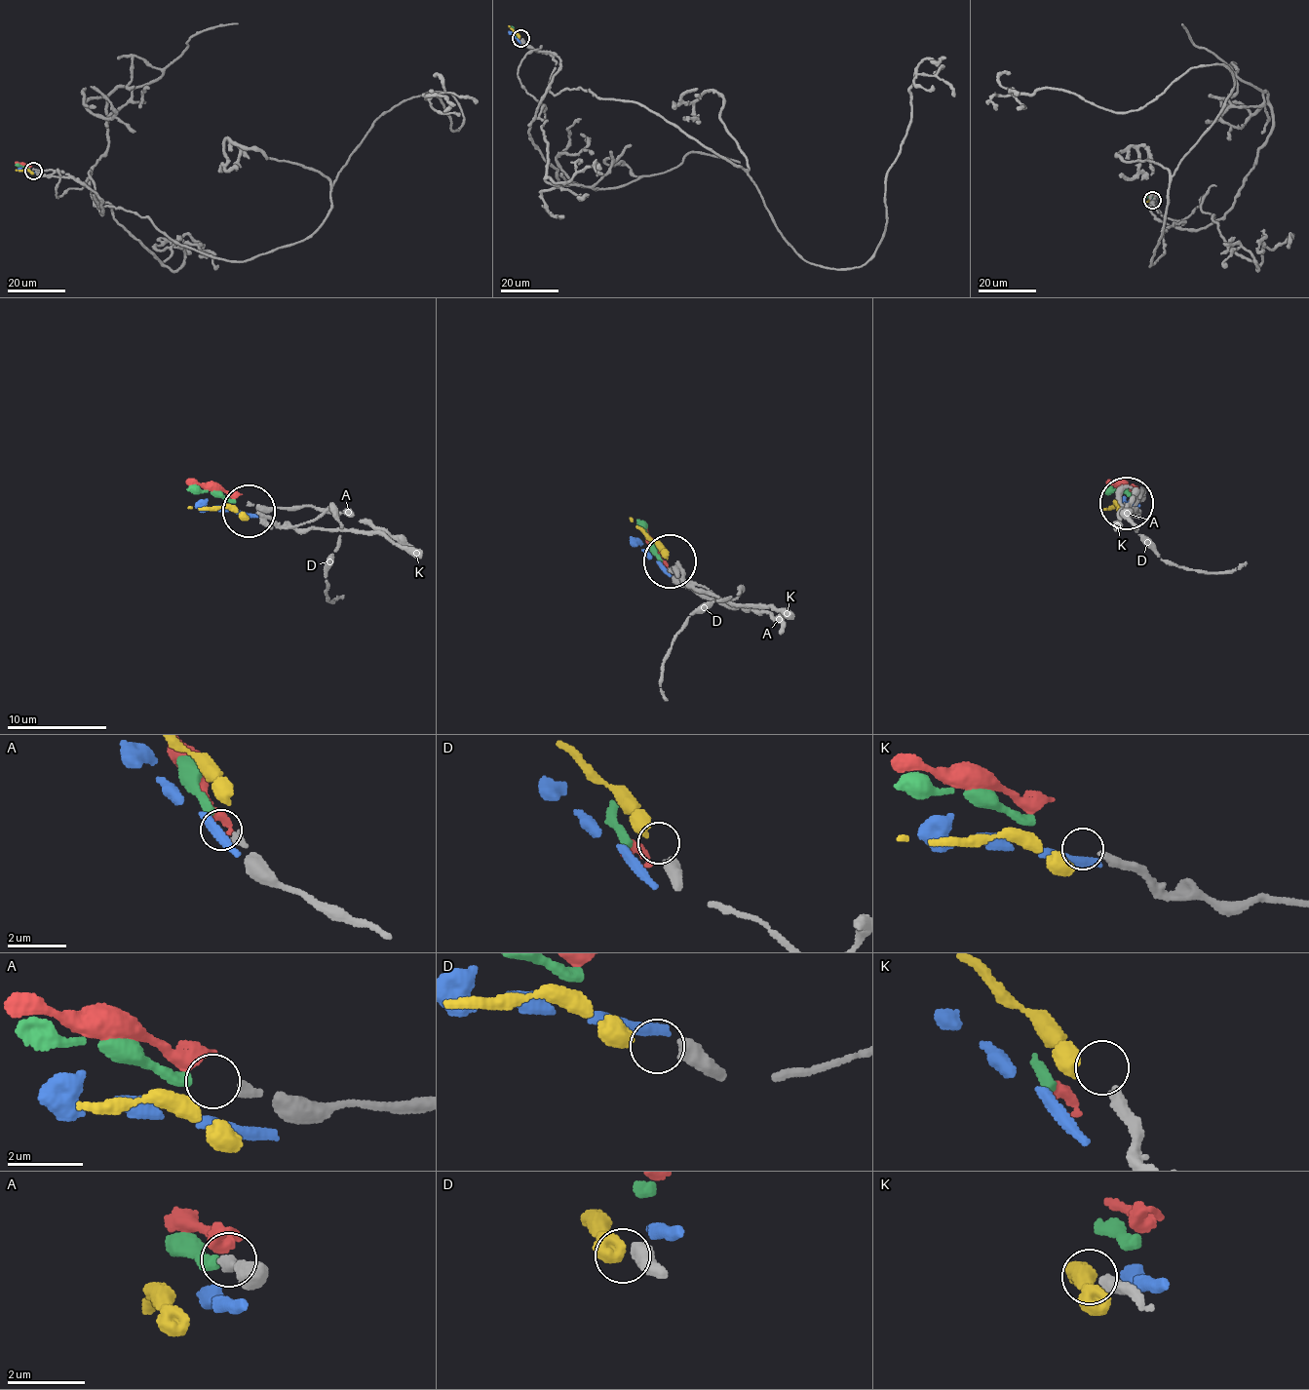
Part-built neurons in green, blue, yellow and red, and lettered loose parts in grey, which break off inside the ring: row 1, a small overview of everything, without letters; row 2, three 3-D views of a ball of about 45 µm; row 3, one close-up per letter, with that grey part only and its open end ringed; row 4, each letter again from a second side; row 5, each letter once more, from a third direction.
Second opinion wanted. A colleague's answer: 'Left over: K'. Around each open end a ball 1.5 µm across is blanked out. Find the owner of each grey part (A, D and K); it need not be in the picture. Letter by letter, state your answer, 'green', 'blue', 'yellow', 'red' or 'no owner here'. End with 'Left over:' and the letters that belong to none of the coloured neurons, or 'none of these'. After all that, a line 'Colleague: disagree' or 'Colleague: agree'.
A: green
D: yellow
K: no owner here
Left over: K
Colleague: agree

